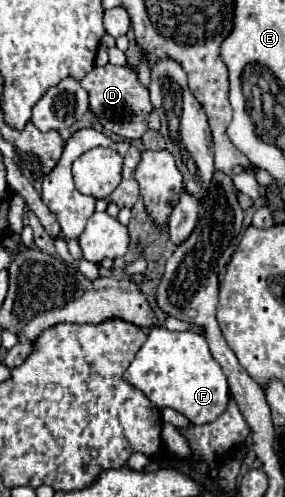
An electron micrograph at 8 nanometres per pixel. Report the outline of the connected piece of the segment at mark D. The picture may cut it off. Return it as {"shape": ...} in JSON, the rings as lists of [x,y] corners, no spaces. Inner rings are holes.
{"shape":[[[95,66],[83,80],[81,86],[89,92],[91,98],[91,110],[93,114],[101,120],[105,132],[113,138],[121,138],[121,140],[139,140],[145,130],[147,130],[147,118],[149,112],[153,110],[151,102],[149,102],[149,90],[145,86],[141,86],[141,82],[137,80],[137,74],[133,70],[129,70],[127,66]]]}

